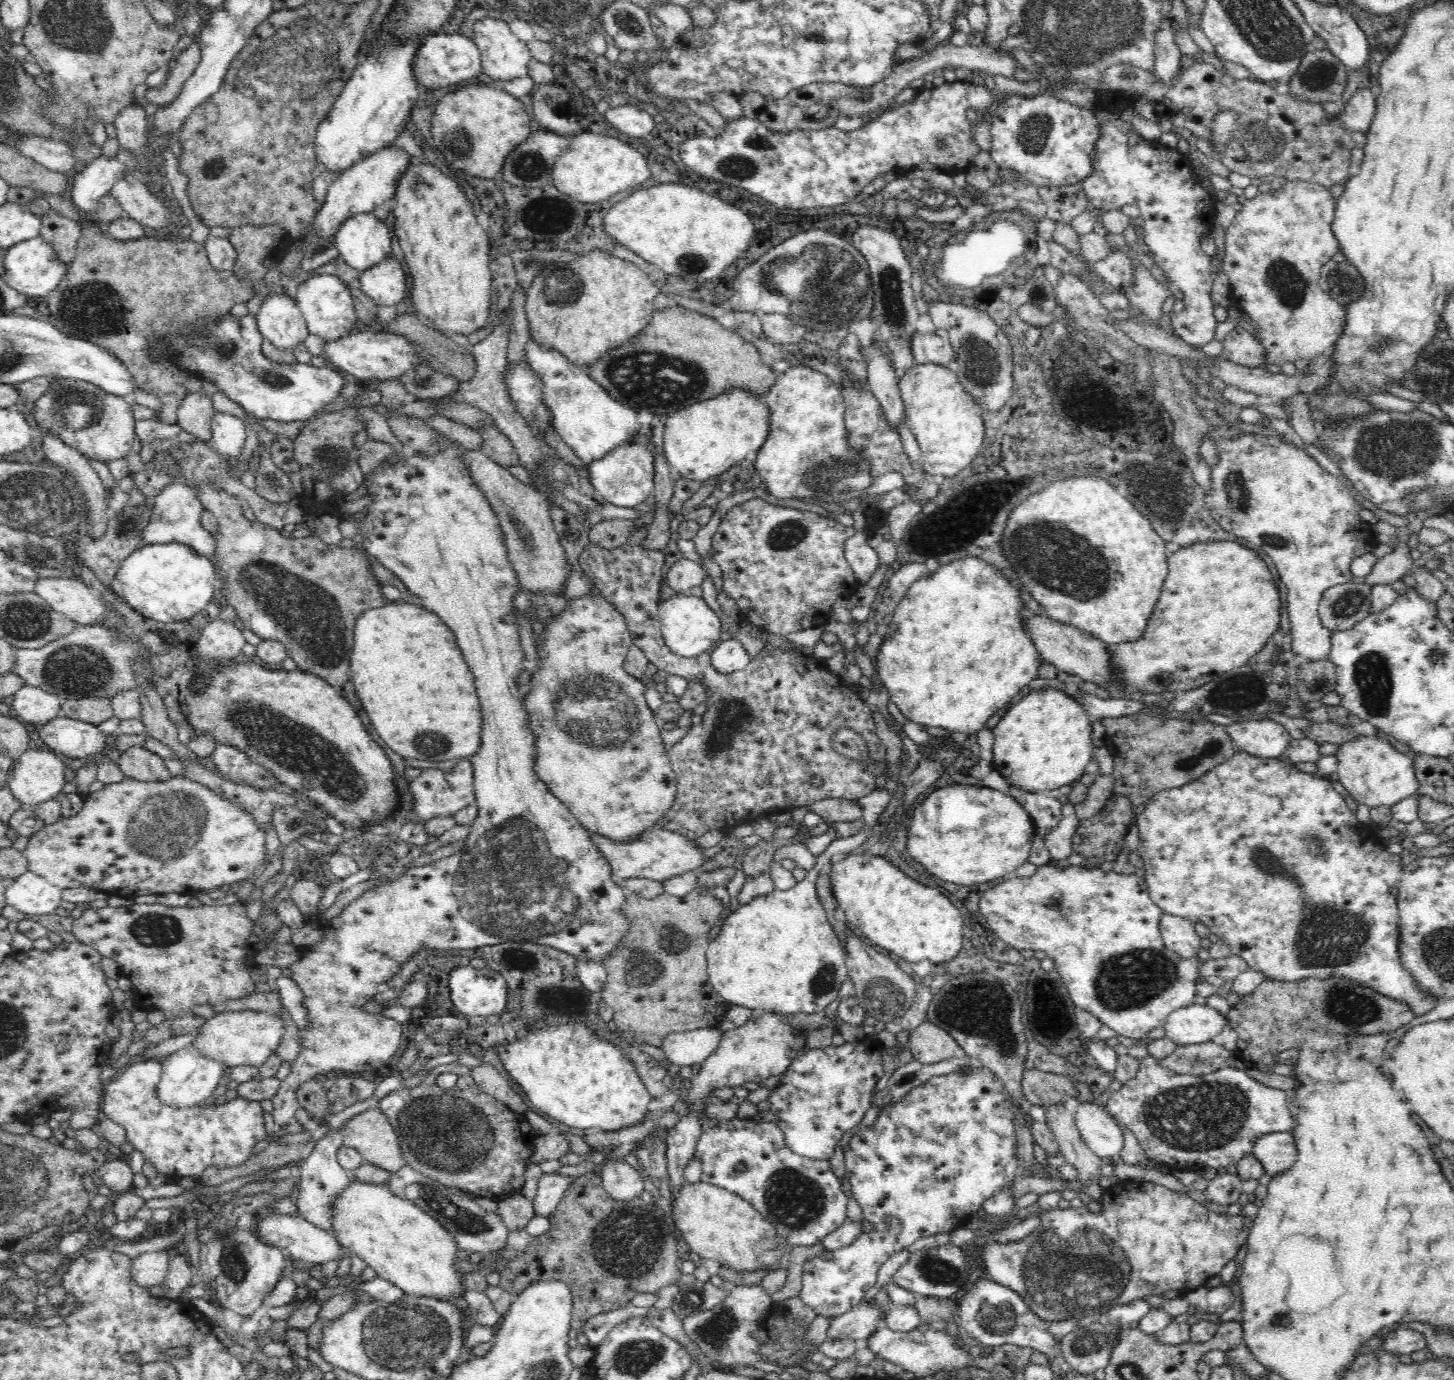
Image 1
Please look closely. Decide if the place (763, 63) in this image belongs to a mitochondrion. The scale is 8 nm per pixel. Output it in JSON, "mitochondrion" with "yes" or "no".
{"mitochondrion":"no"}

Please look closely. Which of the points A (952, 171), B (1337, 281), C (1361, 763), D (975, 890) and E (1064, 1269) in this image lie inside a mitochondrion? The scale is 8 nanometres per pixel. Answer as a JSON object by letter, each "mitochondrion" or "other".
{"A":"other","B":"mitochondrion","C":"other","D":"other","E":"mitochondrion"}

